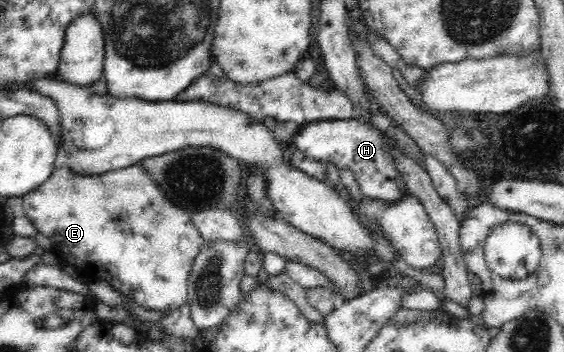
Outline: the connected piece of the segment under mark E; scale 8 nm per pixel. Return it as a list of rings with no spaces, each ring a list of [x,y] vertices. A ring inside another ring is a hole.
[[[141,165],[128,166],[124,169],[117,169],[114,171],[109,171],[100,175],[95,175],[93,177],[81,177],[73,173],[67,166],[59,169],[55,169],[54,173],[35,190],[29,192],[23,197],[25,215],[27,218],[34,222],[35,228],[41,234],[45,234],[51,239],[53,250],[58,253],[58,259],[60,260],[62,266],[73,266],[75,272],[84,279],[86,283],[89,282],[105,282],[109,284],[110,288],[117,290],[121,295],[127,296],[128,300],[135,302],[136,305],[145,307],[149,311],[155,311],[163,313],[163,316],[169,315],[177,309],[188,305],[188,280],[189,275],[192,270],[192,266],[195,257],[198,252],[203,248],[203,241],[201,240],[201,235],[194,225],[194,222],[190,219],[189,213],[187,211],[173,205],[161,188],[157,186],[155,181],[151,180],[143,167]]]

